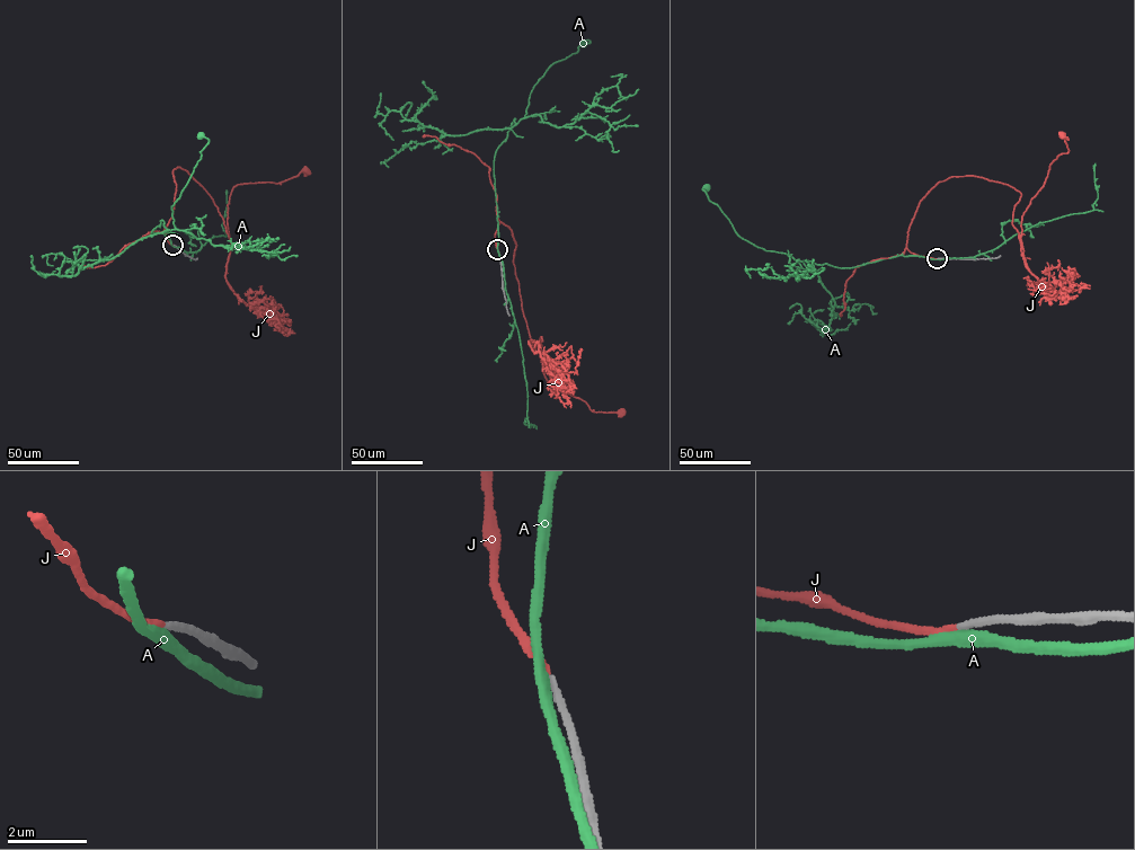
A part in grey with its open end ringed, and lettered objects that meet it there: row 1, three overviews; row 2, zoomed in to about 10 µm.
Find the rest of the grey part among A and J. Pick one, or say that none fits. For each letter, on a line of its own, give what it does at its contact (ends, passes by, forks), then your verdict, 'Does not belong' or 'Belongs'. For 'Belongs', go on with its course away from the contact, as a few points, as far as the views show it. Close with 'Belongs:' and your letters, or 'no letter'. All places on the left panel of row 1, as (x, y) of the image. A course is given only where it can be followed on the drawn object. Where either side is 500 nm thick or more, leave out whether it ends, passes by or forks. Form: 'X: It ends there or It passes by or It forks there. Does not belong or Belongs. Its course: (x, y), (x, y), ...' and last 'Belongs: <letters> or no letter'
A: It passes by. Does not belong
J: It ends there. Belongs. Its course: (173, 245), (174, 169), (216, 206), (231, 241), (227, 267), (233, 187), (306, 169)
Belongs: J

